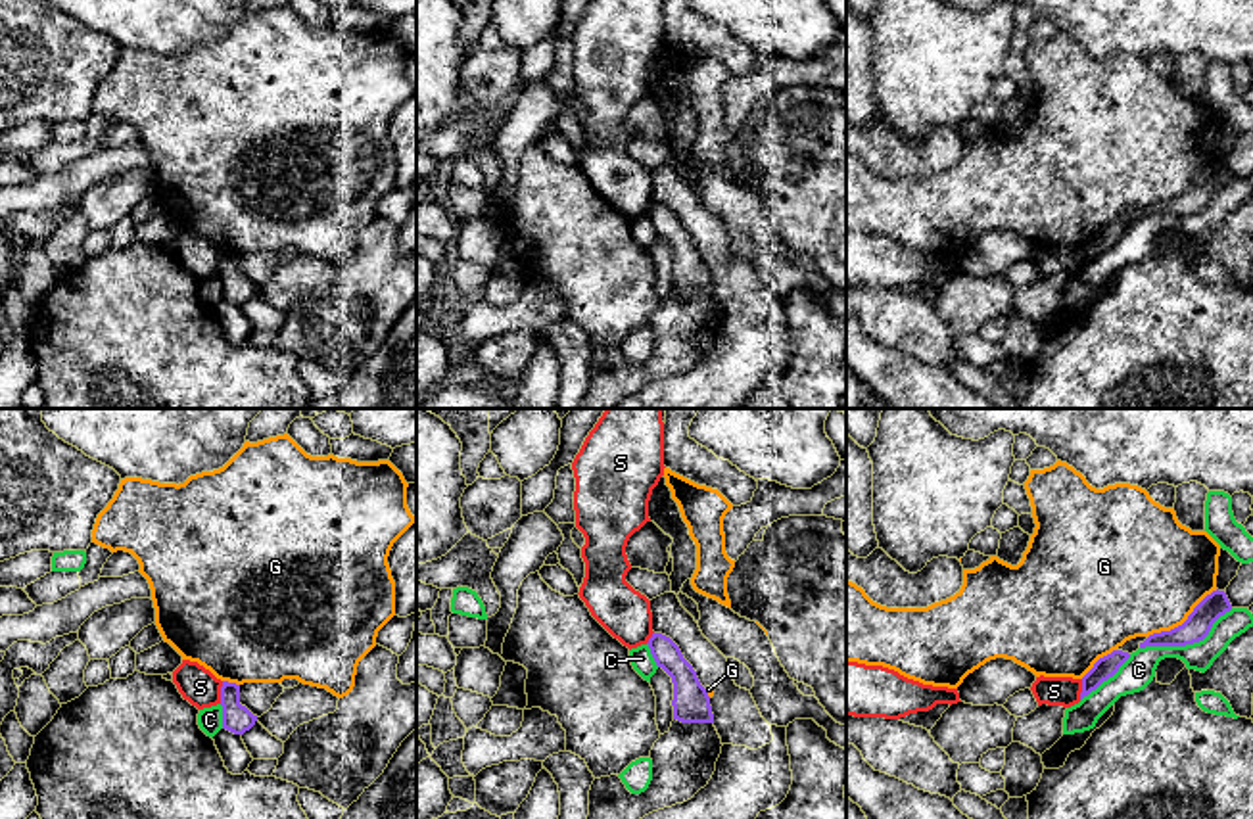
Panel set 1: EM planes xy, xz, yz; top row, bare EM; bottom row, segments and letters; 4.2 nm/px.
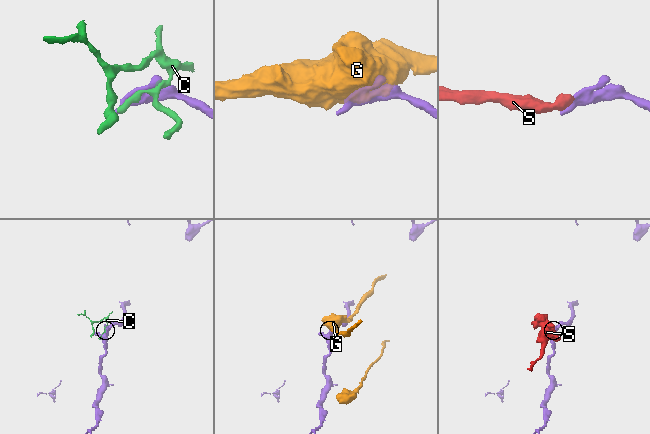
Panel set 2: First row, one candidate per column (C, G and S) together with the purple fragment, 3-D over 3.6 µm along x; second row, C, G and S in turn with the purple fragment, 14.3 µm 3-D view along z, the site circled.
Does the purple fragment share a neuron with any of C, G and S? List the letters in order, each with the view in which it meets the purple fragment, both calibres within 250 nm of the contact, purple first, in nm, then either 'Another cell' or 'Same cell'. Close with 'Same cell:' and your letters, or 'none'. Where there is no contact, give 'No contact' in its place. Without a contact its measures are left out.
C: Touches purple in yz. Thickness 110 nm (purple) against 140 nm. Another cell
G: Touches purple in yz. Thickness 110 nm (purple) against 480 nm. Another cell
S: Touches purple in xy. Thickness 120 nm (purple) against 160 nm. Another cell
Same cell: none

